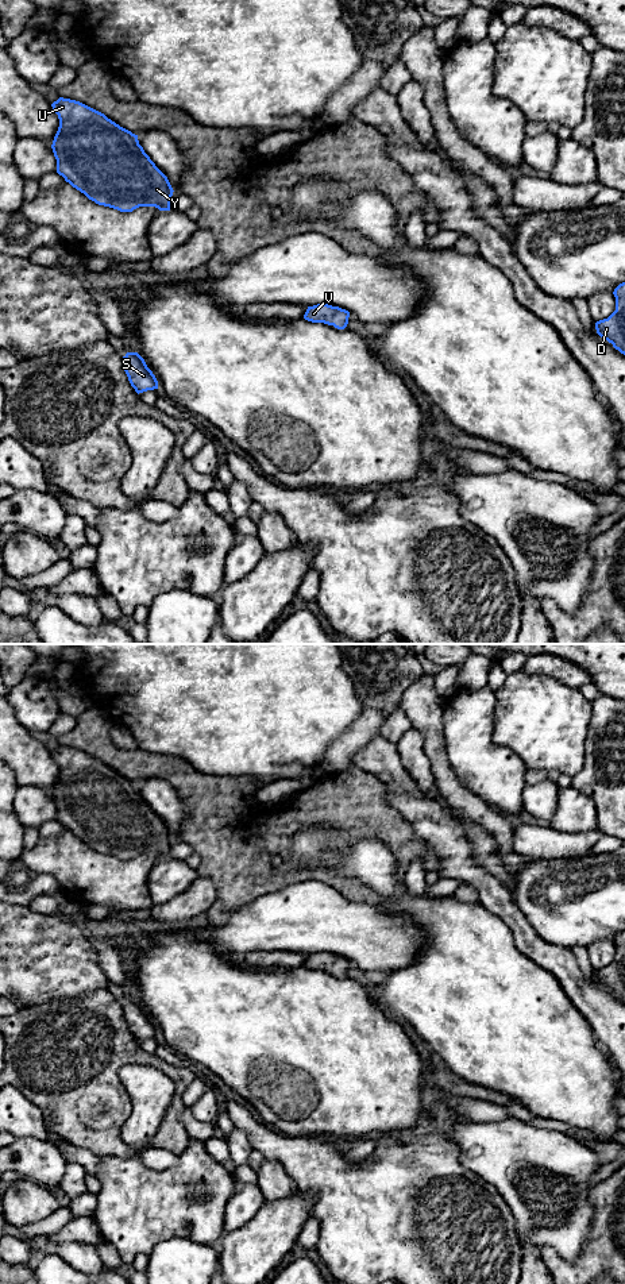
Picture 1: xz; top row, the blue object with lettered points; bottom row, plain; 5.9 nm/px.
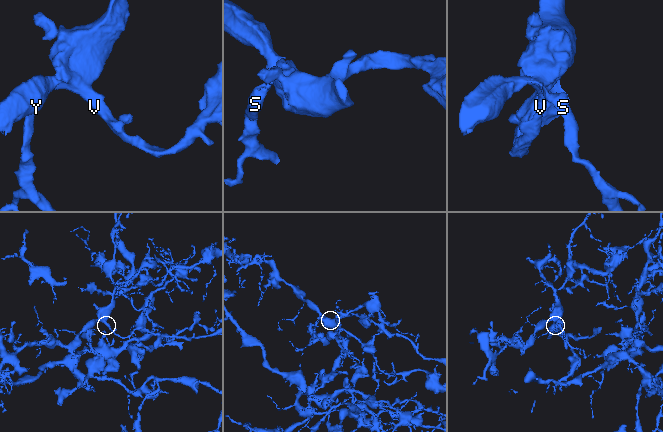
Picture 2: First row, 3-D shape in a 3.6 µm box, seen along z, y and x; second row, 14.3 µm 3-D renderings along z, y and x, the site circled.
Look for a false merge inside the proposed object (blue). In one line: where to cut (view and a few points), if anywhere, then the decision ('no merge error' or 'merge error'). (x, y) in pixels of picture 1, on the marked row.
no cut | no merge error

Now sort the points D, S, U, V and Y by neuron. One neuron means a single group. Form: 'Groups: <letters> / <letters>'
Groups: D S U V Y

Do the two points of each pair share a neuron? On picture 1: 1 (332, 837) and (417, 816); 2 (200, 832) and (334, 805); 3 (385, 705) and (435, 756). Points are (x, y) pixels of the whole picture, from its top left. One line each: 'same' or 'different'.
1: different
2: same
3: different

